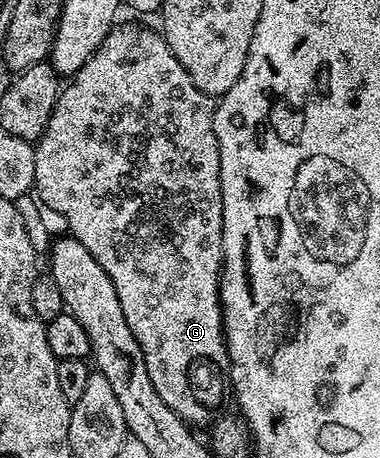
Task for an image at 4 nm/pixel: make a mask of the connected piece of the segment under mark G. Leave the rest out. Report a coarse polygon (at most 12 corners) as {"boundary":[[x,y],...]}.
{"boundary":[[119,22],[34,145],[161,402],[223,400],[212,97]]}

